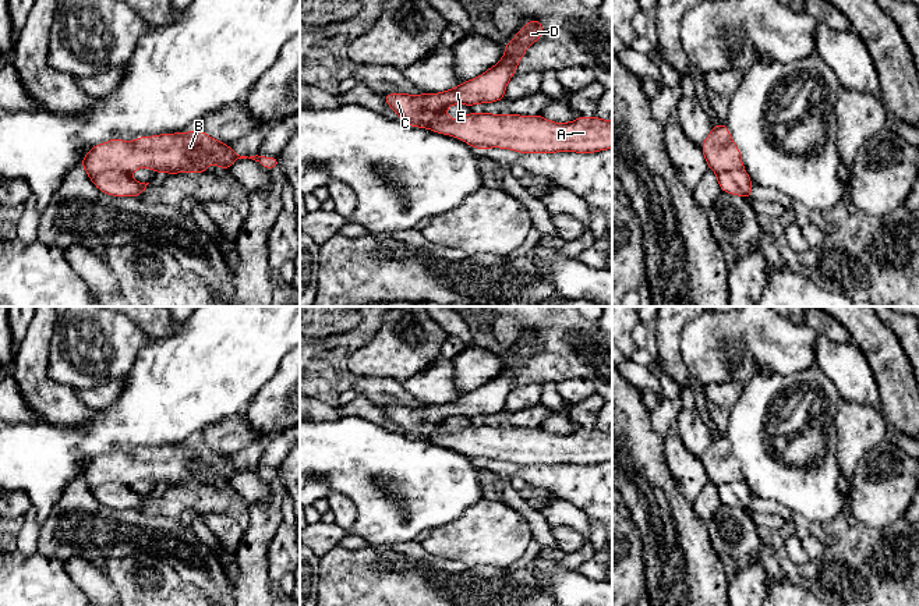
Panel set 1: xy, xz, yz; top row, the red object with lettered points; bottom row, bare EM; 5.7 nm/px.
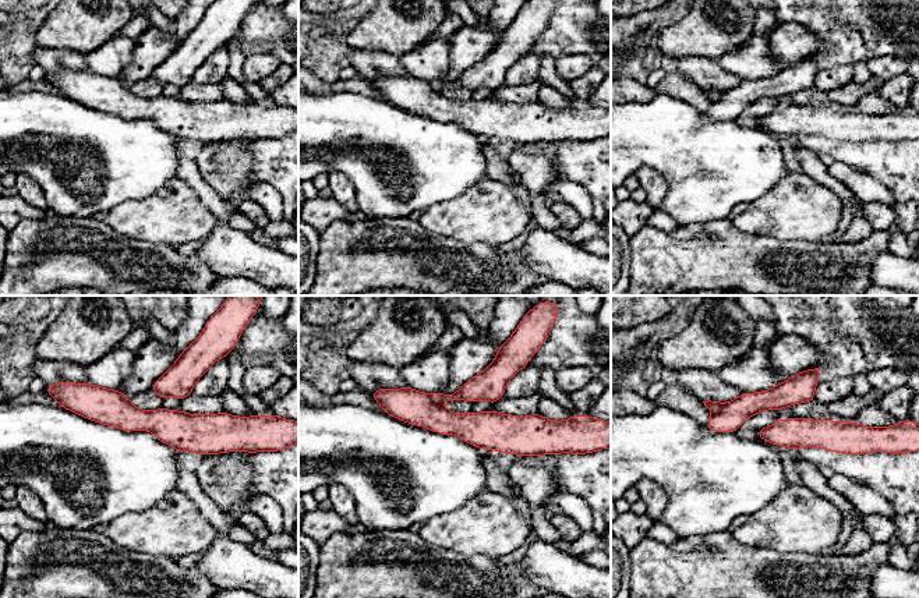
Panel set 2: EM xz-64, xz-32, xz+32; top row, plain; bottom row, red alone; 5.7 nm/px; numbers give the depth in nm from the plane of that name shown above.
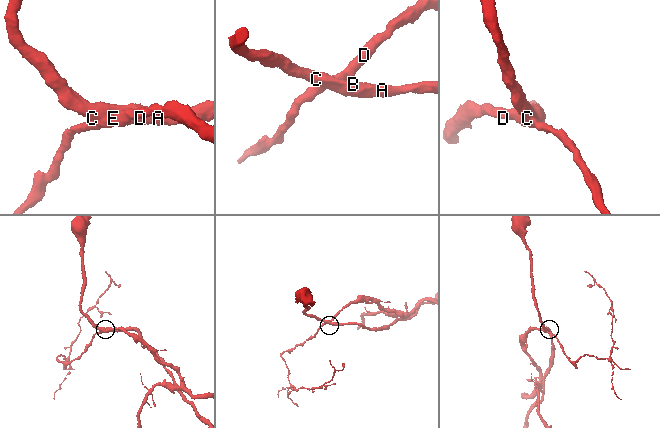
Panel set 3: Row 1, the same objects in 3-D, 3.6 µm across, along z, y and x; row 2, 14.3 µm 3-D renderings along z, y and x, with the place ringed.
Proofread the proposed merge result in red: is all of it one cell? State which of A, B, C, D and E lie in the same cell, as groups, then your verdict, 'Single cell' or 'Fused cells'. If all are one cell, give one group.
Groups: A B C / D E. Fused cells

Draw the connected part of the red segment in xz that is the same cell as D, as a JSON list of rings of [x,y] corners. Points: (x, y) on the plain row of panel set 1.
[[[531,332],[513,348],[513,352],[503,357],[505,368],[484,386],[463,394],[453,401],[427,405],[423,421],[430,425],[446,422],[450,417],[491,415],[505,411],[505,401],[515,382],[522,373],[529,358],[542,348],[540,332]]]

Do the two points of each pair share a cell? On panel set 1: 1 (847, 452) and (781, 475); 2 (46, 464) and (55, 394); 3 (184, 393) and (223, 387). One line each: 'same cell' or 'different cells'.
1: different cells
2: different cells
3: same cell

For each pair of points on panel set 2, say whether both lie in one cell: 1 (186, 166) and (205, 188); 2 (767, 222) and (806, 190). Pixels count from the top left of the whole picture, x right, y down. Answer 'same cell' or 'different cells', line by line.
1: same cell
2: same cell

